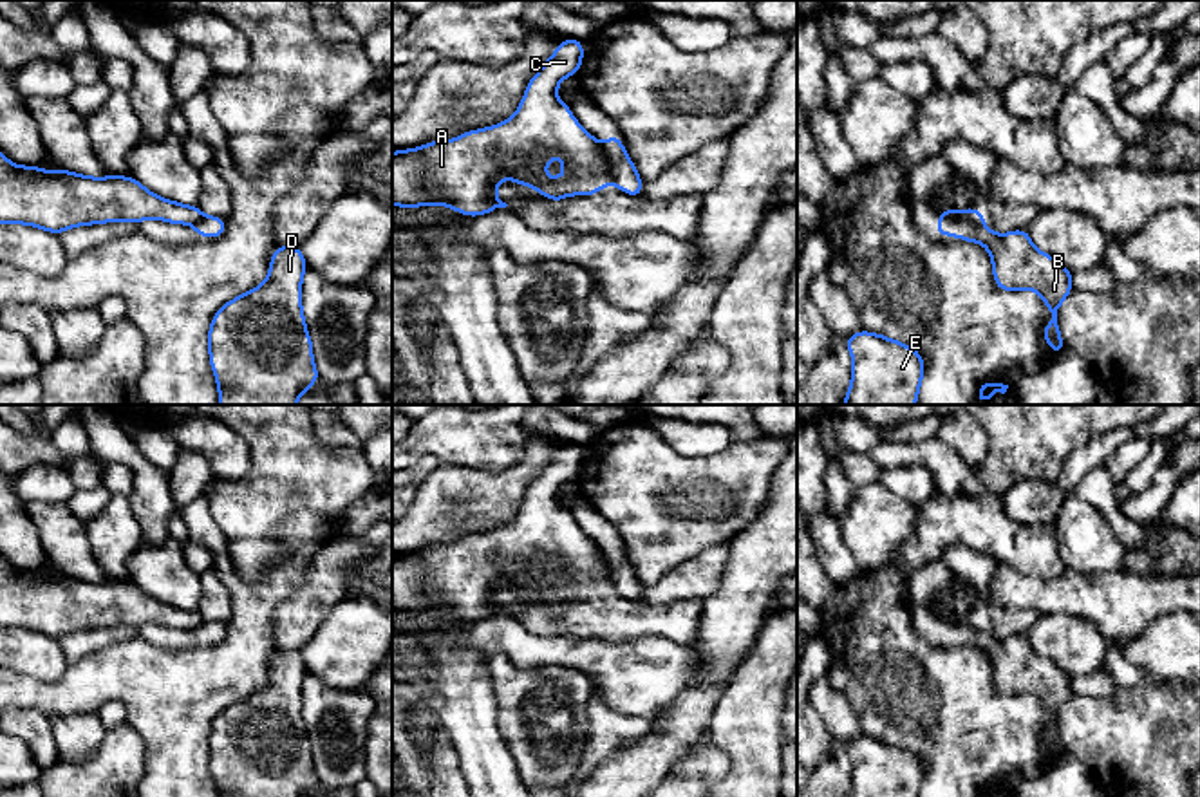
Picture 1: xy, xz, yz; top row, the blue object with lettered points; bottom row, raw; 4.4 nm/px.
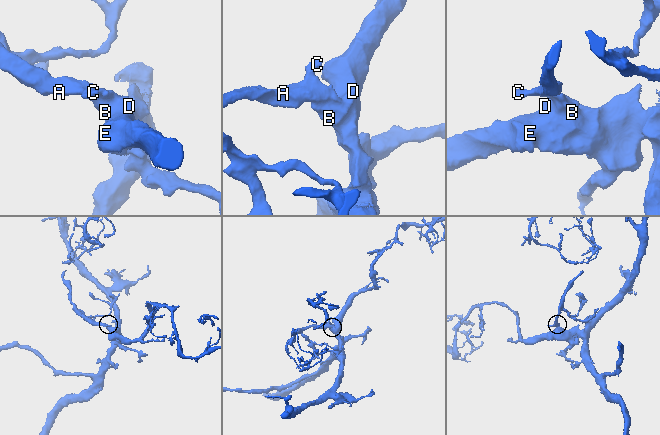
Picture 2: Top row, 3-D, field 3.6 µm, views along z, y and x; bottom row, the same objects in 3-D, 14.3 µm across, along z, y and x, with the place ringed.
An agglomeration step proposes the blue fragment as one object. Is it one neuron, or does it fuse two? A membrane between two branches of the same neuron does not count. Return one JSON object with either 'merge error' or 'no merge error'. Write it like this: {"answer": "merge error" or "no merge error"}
{"answer": "merge error"}

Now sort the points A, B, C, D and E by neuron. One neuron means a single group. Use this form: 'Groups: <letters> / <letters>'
Groups: A C / B D E

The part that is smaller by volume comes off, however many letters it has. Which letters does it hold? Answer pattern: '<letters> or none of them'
A, C

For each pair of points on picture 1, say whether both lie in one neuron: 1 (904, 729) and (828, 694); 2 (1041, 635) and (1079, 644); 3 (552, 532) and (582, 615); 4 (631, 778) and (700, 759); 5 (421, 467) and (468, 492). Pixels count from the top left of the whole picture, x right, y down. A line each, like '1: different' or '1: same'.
1: different
2: same
3: same
4: different
5: different

